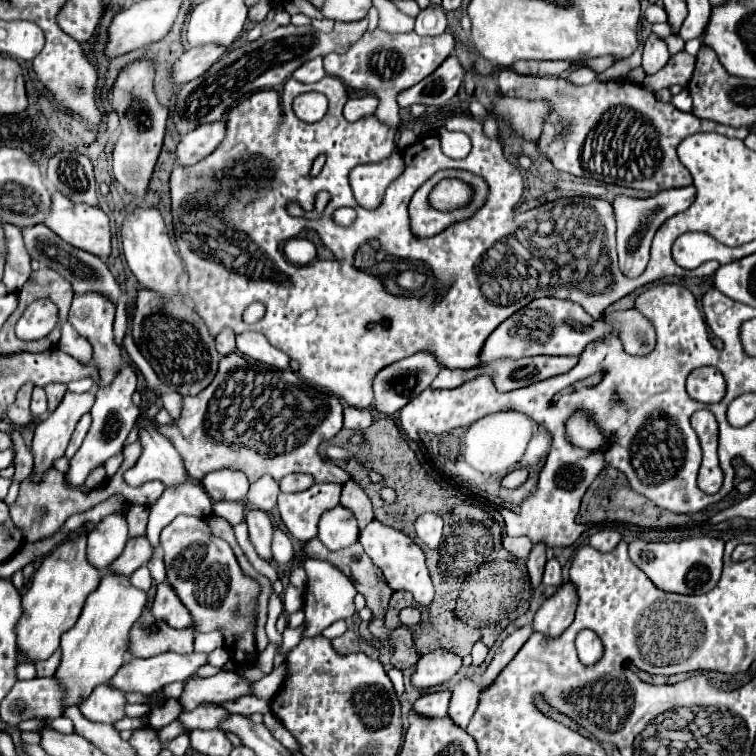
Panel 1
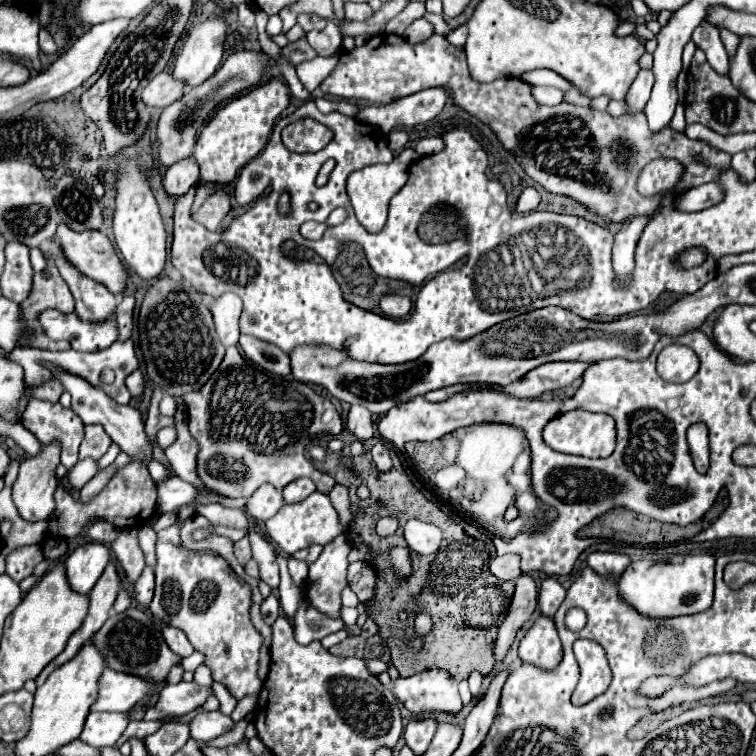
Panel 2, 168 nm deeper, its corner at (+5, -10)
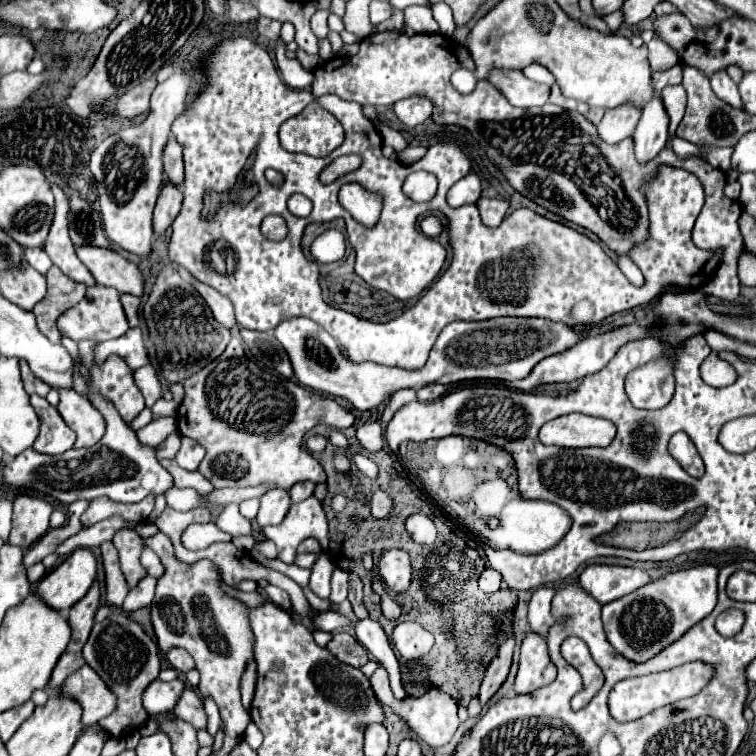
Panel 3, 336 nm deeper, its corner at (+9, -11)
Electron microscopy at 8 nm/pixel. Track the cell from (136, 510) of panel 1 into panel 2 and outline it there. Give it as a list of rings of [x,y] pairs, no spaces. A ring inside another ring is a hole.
[[[134,527],[128,531],[120,531],[118,539],[112,541],[110,549],[114,551],[118,563],[122,565],[128,581],[134,583],[144,569],[144,555],[138,545],[138,529]]]

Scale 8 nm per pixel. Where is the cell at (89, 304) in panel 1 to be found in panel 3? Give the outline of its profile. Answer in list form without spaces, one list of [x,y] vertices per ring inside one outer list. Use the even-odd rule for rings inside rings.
[[[54,188],[54,196],[56,196],[56,216],[50,228],[50,234],[44,242],[44,250],[50,256],[50,260],[70,278],[76,282],[82,282],[86,288],[92,288],[96,282],[90,274],[90,270],[78,260],[76,252],[74,252],[74,244],[68,236],[68,196],[60,190]]]

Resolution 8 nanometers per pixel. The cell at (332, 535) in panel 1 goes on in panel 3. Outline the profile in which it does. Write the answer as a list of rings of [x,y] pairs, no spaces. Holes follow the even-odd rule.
[[[322,552],[318,556],[318,560],[312,566],[312,576],[310,576],[310,590],[320,596],[320,598],[328,598],[330,596],[330,576],[334,572],[336,564],[330,560],[330,556],[326,552]]]

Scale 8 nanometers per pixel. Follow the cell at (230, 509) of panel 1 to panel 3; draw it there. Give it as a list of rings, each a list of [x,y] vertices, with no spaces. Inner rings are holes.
[[[208,522],[208,524],[188,526],[182,534],[181,540],[183,545],[190,550],[202,550],[214,542],[228,542],[228,540],[232,540],[232,536],[222,532],[218,526],[214,526],[214,522]]]

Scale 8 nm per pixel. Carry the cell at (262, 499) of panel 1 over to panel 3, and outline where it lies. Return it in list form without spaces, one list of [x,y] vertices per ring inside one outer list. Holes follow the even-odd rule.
[[[268,490],[264,496],[260,496],[260,510],[256,516],[256,522],[260,526],[268,526],[268,524],[280,524],[286,516],[290,508],[290,496],[288,490]]]

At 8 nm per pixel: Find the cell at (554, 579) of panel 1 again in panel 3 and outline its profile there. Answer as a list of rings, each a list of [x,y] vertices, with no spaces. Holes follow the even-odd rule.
[[[540,586],[534,590],[530,604],[528,604],[528,622],[532,626],[532,632],[546,636],[548,628],[554,624],[554,618],[550,614],[550,602],[554,598],[556,590],[550,586]]]

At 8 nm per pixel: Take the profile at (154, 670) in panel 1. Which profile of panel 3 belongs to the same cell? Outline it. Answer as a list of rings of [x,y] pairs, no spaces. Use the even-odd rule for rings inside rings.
[[[86,664],[66,678],[60,690],[82,704],[82,724],[92,724],[116,710],[116,694]]]

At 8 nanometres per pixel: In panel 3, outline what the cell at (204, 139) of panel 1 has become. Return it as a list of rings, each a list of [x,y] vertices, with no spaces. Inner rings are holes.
[[[166,182],[160,190],[156,208],[154,208],[154,234],[162,234],[178,216],[182,208],[184,192],[180,186],[174,186],[172,182]]]

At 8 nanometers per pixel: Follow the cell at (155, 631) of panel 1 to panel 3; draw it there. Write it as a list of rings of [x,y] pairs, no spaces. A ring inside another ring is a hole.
[[[114,610],[106,620],[96,622],[92,628],[92,634],[82,650],[86,664],[98,672],[98,676],[116,692],[118,706],[116,710],[100,720],[100,724],[108,730],[112,738],[126,738],[134,730],[138,730],[146,720],[148,714],[142,706],[142,694],[144,688],[160,674],[160,656],[158,656],[158,644],[142,630],[138,622],[134,622],[130,616]]]

